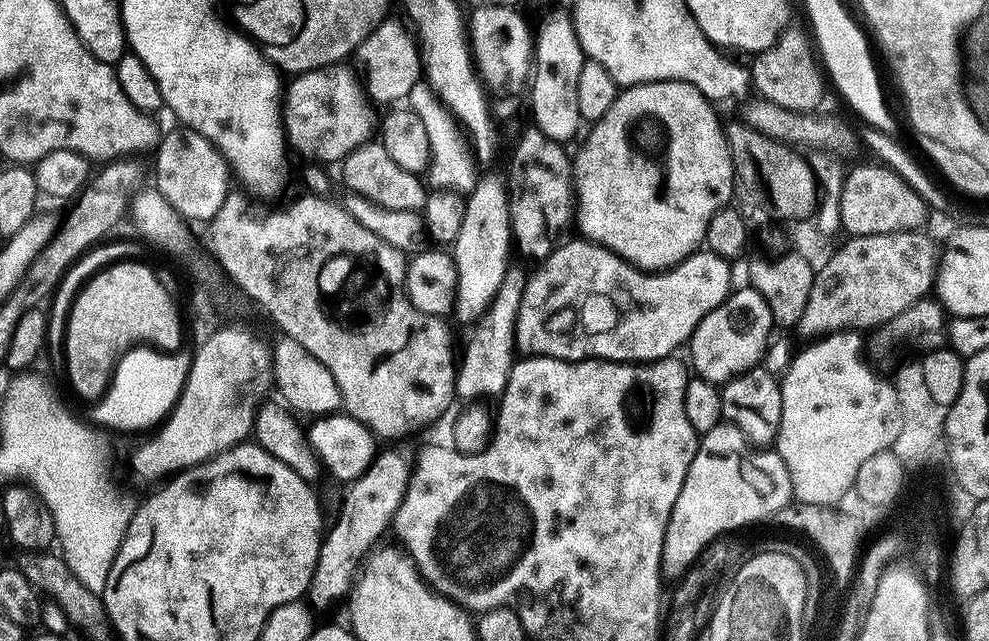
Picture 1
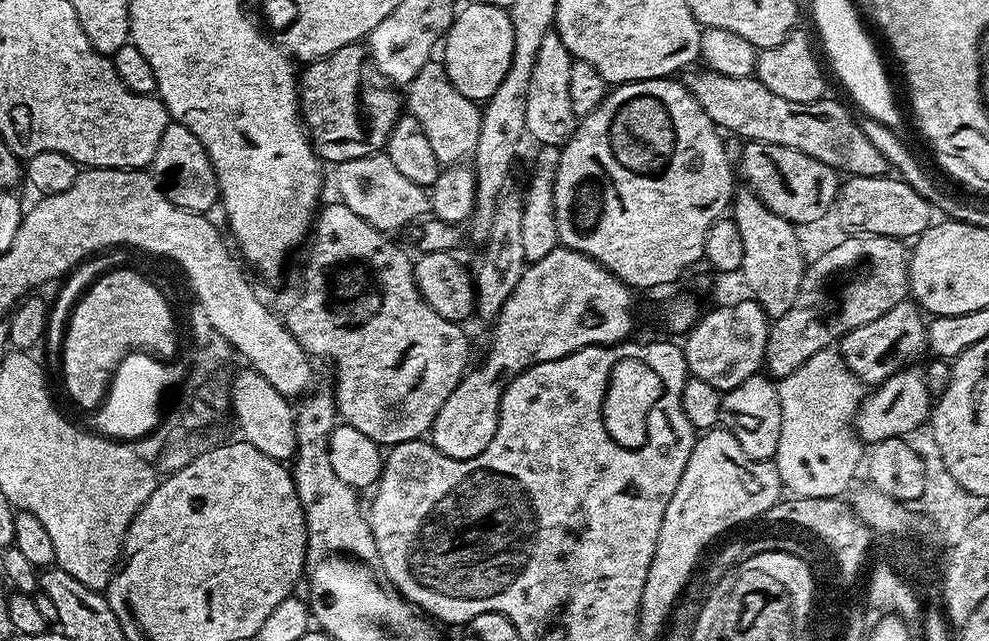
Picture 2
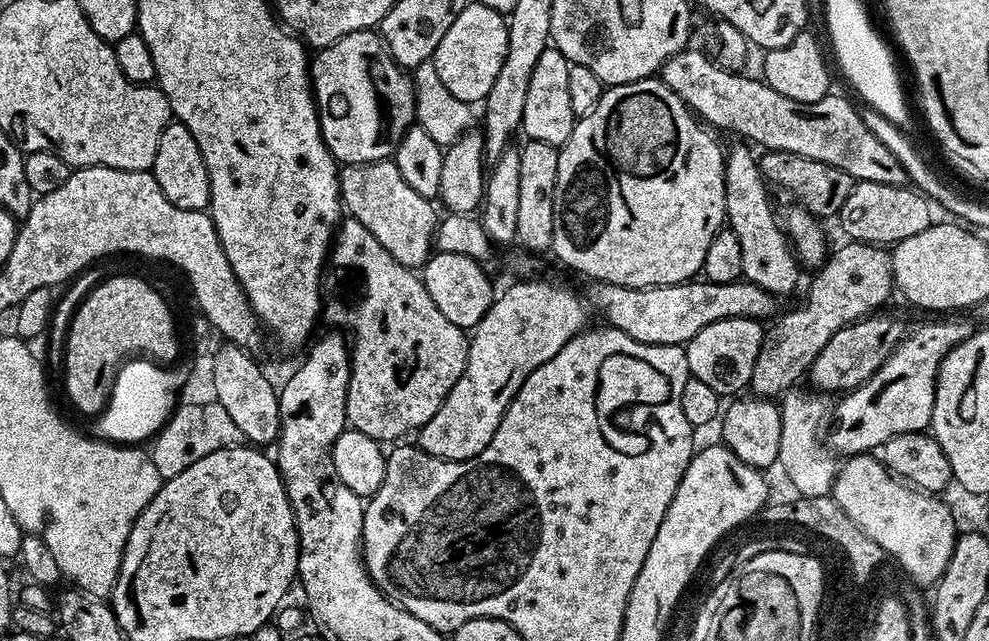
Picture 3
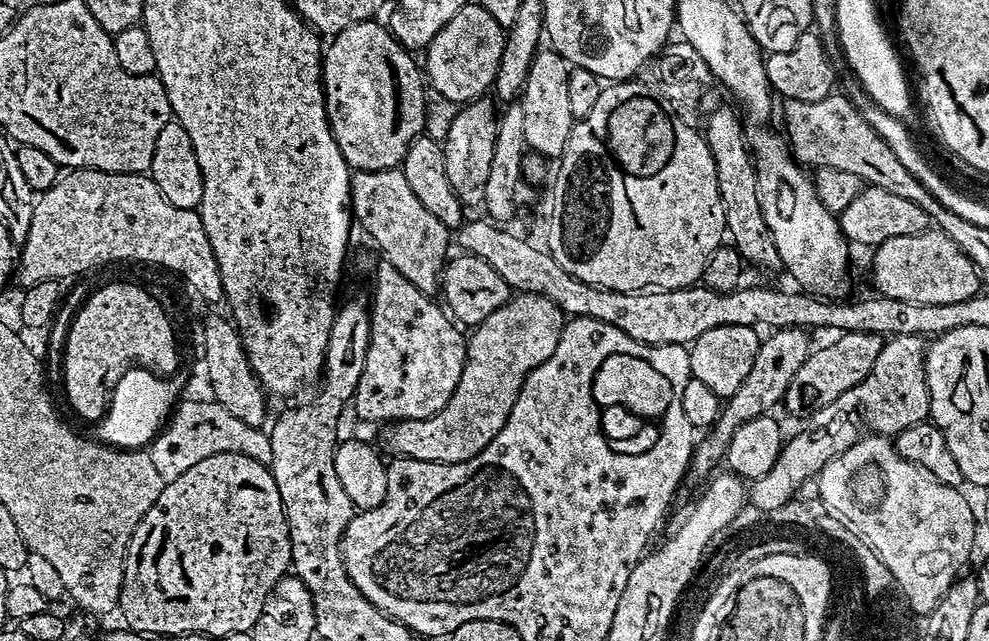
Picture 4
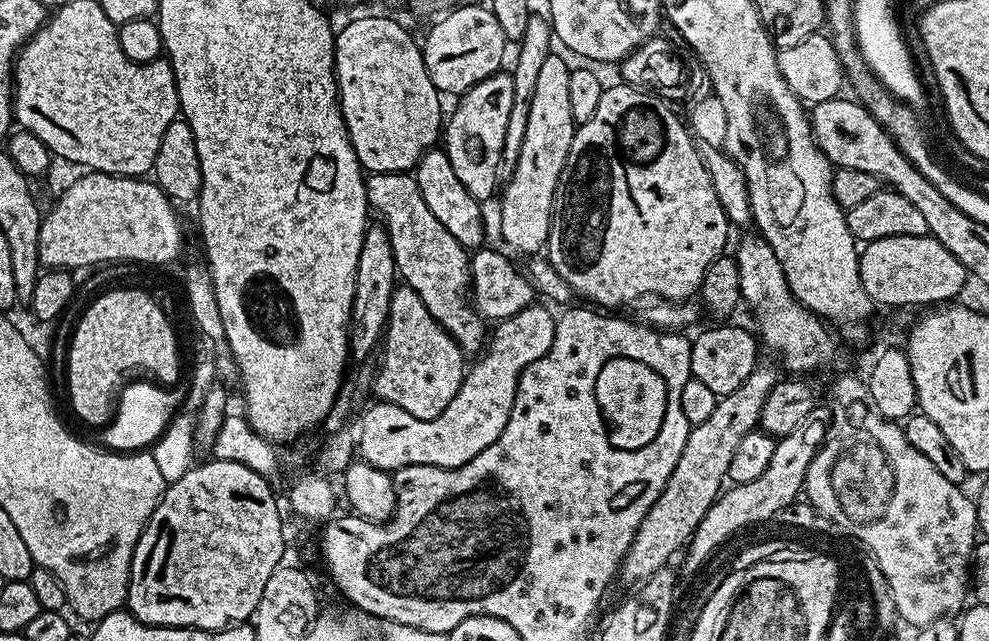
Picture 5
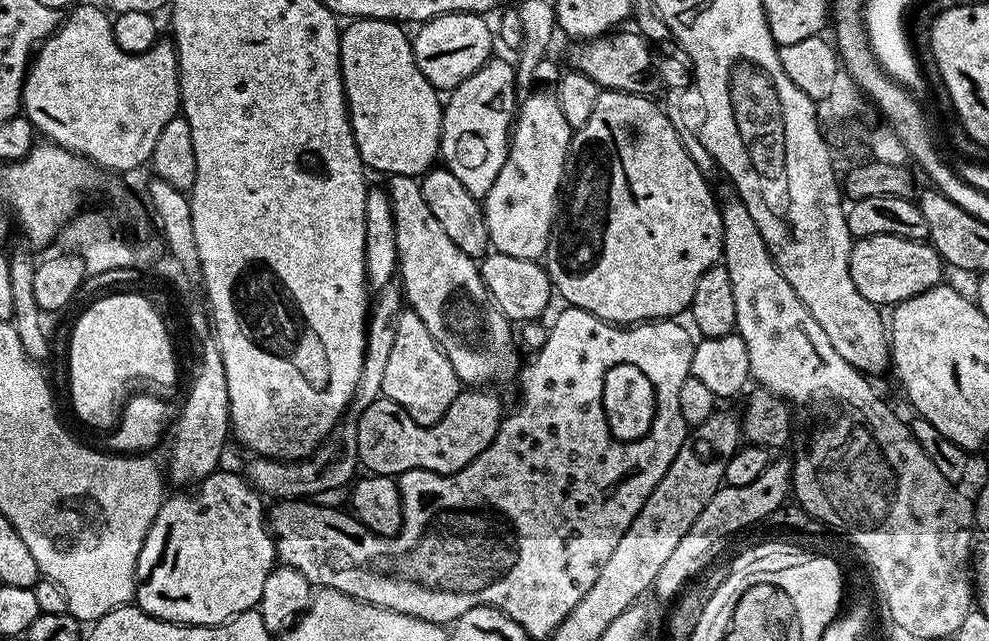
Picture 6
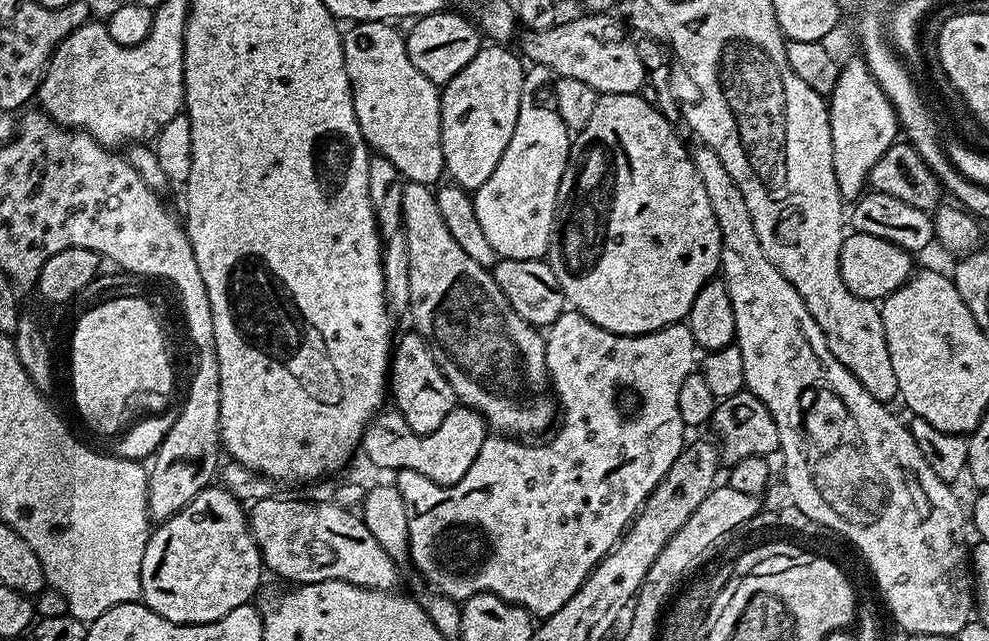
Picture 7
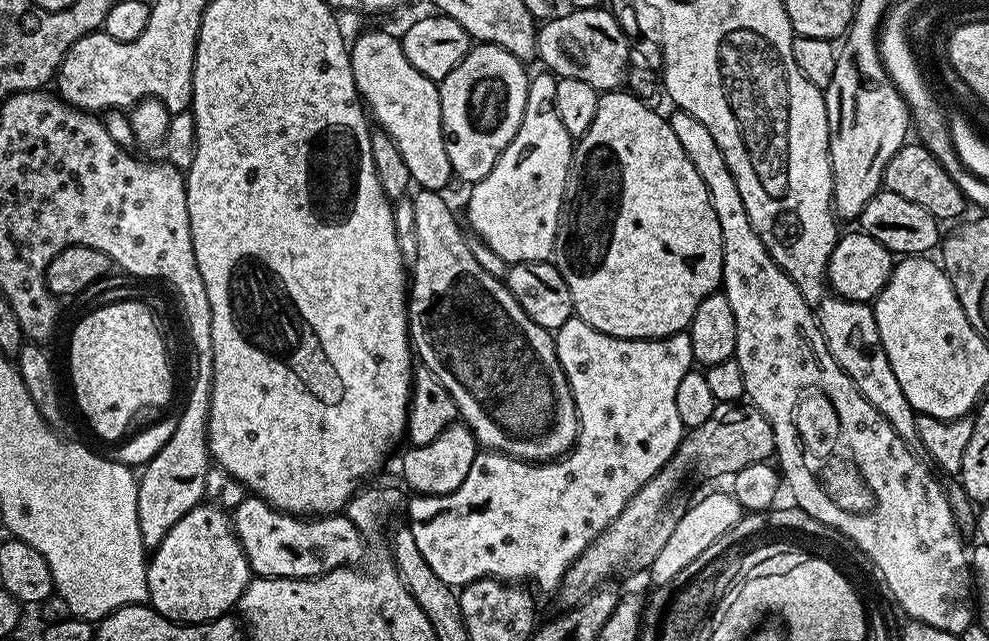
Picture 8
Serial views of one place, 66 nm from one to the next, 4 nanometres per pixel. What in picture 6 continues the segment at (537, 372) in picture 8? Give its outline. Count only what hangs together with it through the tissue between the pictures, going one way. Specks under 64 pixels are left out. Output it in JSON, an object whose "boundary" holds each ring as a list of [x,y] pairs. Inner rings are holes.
{"boundary":[[[393,176],[386,187],[398,238],[398,279],[404,285],[407,307],[422,318],[426,330],[430,330],[446,358],[450,358],[450,366],[454,366],[461,385],[488,386],[515,381],[522,368],[516,349],[518,336],[512,333],[513,321],[506,319],[493,304],[480,277],[479,263],[450,242],[446,230],[442,230],[426,204],[417,177]]]}

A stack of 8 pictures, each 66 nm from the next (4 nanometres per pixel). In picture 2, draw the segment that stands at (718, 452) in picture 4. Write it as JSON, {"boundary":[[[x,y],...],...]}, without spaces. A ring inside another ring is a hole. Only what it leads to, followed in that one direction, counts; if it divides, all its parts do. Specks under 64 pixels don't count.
{"boundary":[[[848,234],[843,237],[845,240],[837,242],[833,248],[828,248],[816,261],[809,263],[804,270],[804,277],[802,278],[802,286],[798,290],[798,298],[794,302],[794,306],[790,306],[790,310],[786,314],[782,314],[782,318],[772,320],[768,330],[768,341],[766,342],[766,354],[764,355],[764,368],[767,375],[772,378],[783,378],[794,374],[794,370],[798,370],[798,366],[802,366],[814,354],[818,354],[824,348],[832,348],[833,345],[840,340],[842,336],[854,330],[855,327],[865,326],[868,322],[874,321],[876,318],[881,318],[888,310],[898,306],[906,300],[910,289],[908,287],[908,257],[910,255],[909,249],[906,247],[905,241],[895,240],[889,236],[858,236],[855,234]]]}

